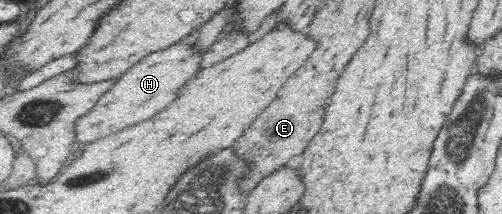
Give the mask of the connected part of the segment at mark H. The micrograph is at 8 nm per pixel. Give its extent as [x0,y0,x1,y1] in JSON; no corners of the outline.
[74,40,200,144]

